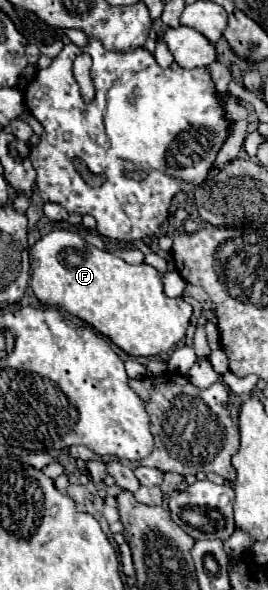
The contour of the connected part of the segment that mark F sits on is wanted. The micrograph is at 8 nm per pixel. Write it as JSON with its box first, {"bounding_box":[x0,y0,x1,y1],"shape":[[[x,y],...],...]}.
{"bounding_box":[30,230,192,356],"shape":[[[52,230],[30,252],[30,286],[46,306],[56,306],[108,336],[130,356],[158,356],[174,348],[186,332],[192,306],[182,298],[168,298],[156,268],[132,266],[122,258],[102,252],[72,230]]]}

